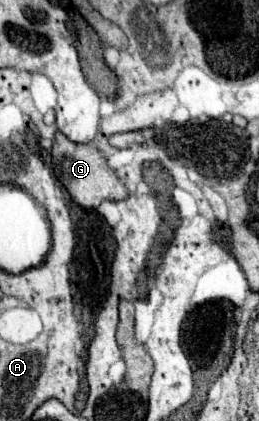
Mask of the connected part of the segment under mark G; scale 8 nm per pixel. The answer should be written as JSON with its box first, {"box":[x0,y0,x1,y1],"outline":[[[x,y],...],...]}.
{"box":[51,133,127,209],"outline":[[[57,133],[51,155],[53,155],[55,177],[65,185],[65,189],[69,191],[69,195],[73,197],[73,201],[77,205],[81,205],[85,209],[95,209],[105,199],[121,201],[127,197],[127,187],[119,181],[119,177],[107,165],[107,159],[101,155],[101,151],[97,147],[73,143],[63,133]]]}

